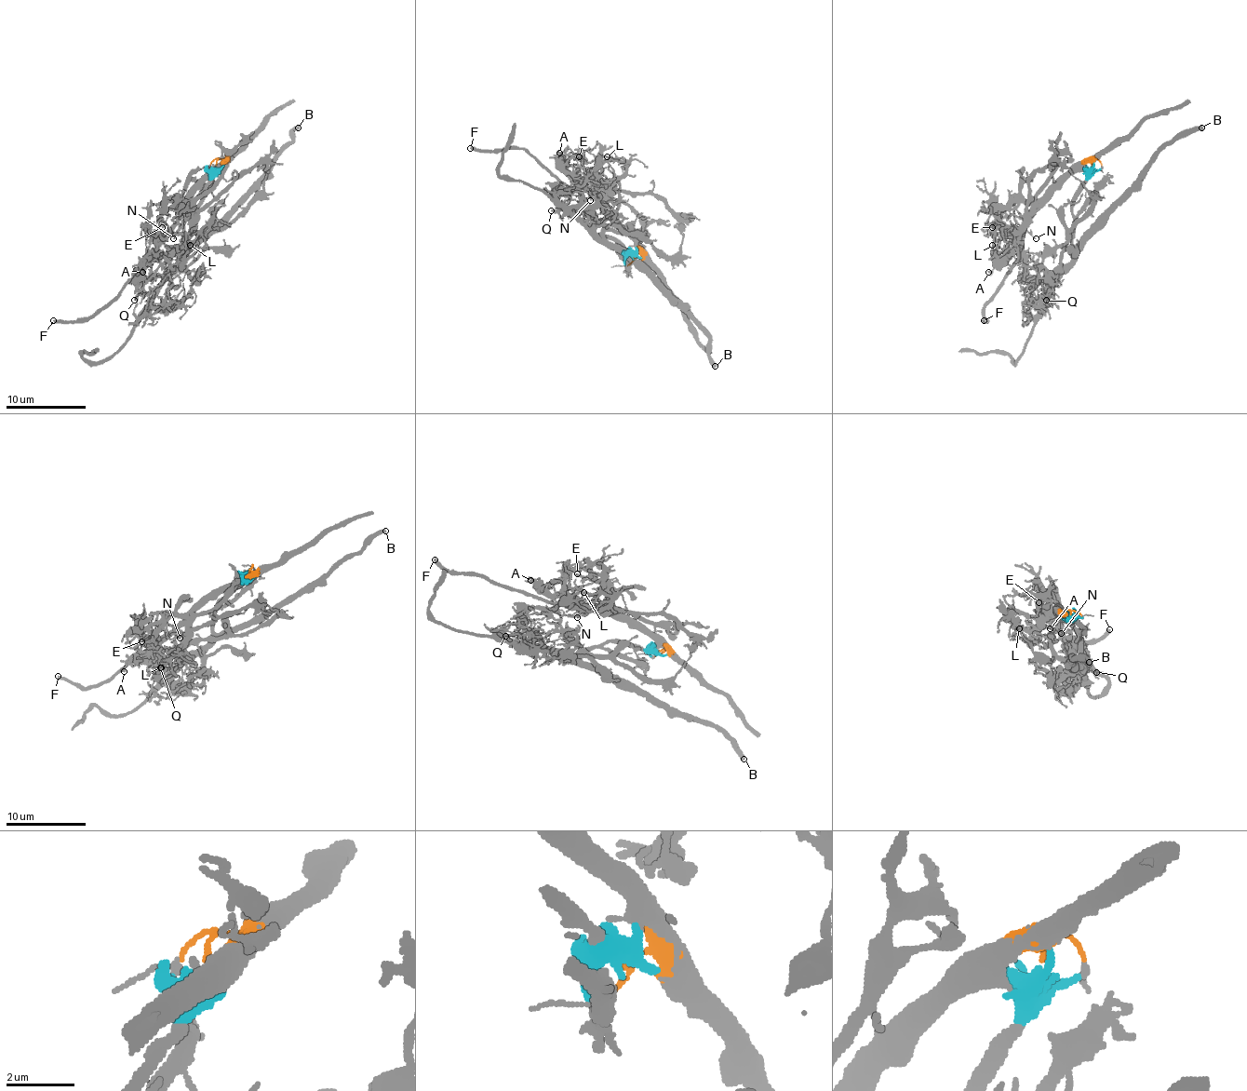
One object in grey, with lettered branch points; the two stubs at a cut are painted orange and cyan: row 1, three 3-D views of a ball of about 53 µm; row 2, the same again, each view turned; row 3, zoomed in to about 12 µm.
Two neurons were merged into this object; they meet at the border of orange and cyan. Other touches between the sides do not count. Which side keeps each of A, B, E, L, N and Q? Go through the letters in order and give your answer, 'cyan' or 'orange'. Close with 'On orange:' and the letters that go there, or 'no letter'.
A: orange
B: cyan
E: orange
L: orange
N: orange
Q: cyan
On orange: A, E, L, N

